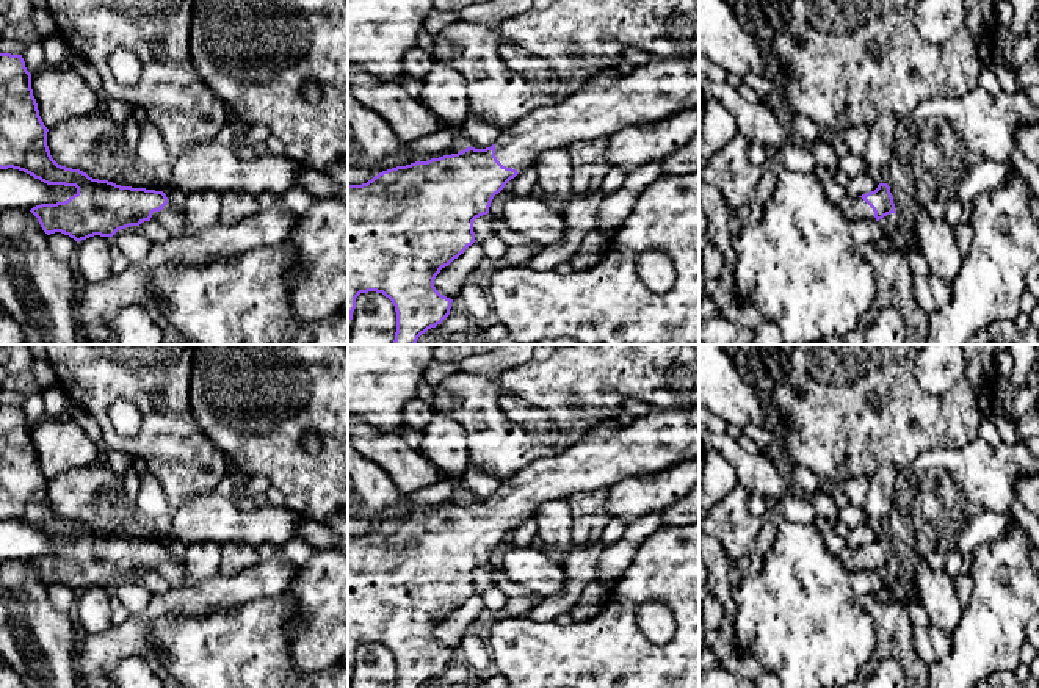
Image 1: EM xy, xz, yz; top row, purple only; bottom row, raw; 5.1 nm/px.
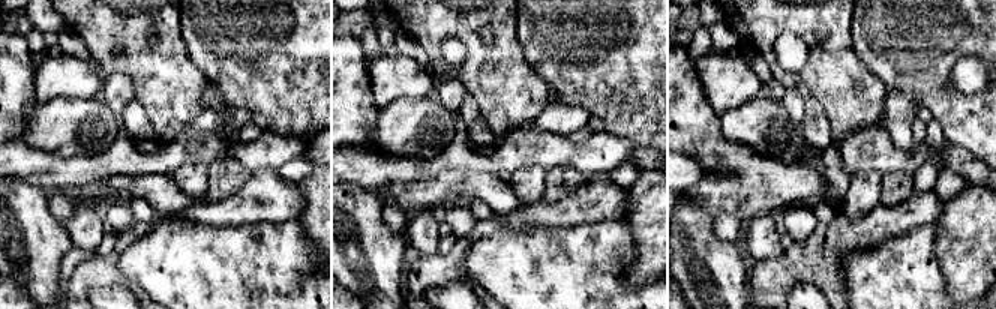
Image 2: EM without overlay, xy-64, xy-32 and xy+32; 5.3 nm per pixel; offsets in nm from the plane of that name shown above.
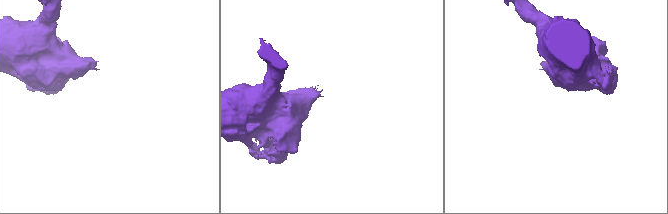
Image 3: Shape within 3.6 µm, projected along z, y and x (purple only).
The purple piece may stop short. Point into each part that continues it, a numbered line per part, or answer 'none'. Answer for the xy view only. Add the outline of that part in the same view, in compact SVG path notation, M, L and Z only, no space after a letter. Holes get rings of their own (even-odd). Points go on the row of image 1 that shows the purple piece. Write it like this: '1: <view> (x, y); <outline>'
1: xy (174, 221); M168 202L160 212L154 212L150 221L157 221L171 237L180 237L186 232L185 213L176 210L171 202Z

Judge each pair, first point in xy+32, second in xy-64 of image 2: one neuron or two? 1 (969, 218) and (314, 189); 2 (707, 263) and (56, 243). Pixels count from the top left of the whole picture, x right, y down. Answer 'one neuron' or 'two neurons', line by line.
1: one neuron
2: one neuron

